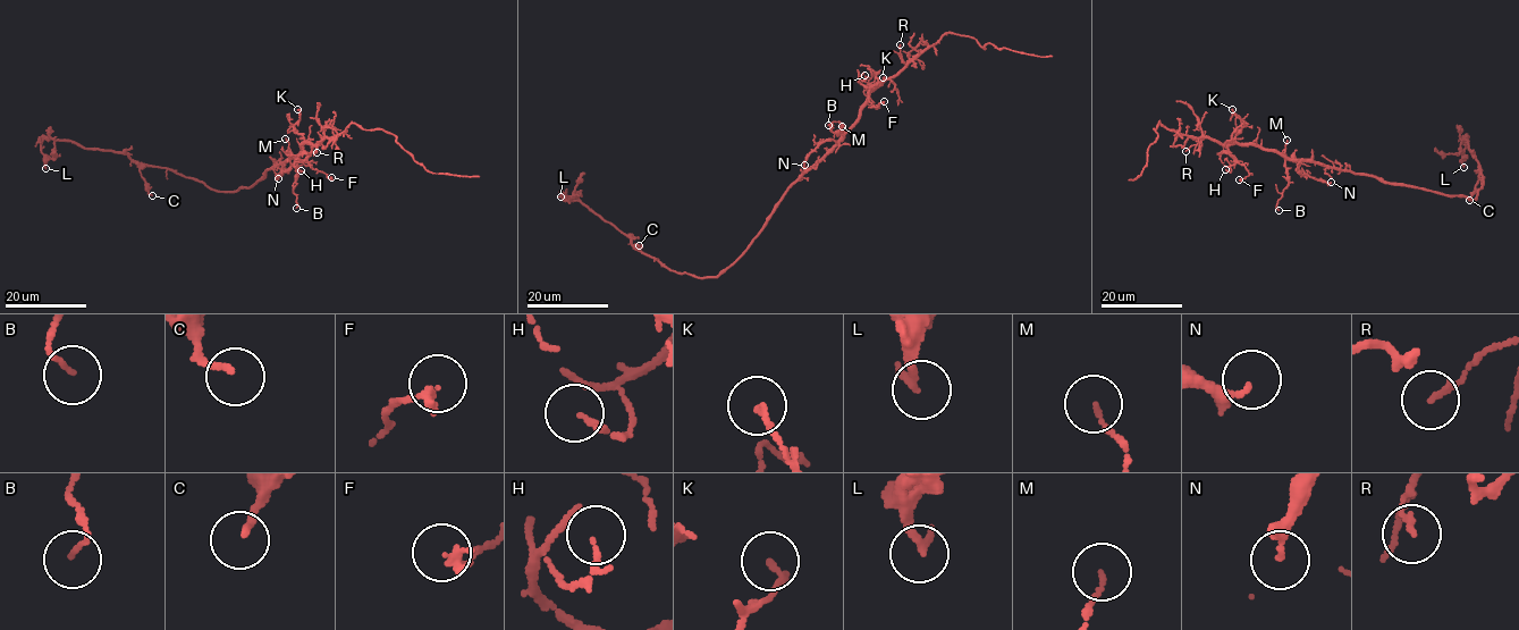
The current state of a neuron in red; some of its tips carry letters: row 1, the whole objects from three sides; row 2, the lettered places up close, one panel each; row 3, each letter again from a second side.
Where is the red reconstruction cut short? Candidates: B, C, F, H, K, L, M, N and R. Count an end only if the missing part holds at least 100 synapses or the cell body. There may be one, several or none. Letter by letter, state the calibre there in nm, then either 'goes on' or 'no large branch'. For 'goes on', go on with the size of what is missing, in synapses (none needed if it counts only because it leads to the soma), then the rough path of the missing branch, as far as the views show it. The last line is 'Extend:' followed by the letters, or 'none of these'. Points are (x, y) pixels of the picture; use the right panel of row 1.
B: 100 nm | no large branch
C: 130 nm | no large branch
F: 190 nm | no large branch
H: 80 nm | no large branch
K: 150 nm | no large branch
L: 220 nm | no large branch
M: 120 nm | no large branch
N: 220 nm | no large branch
R: 140 nm | no large branch
Extend: none of these

